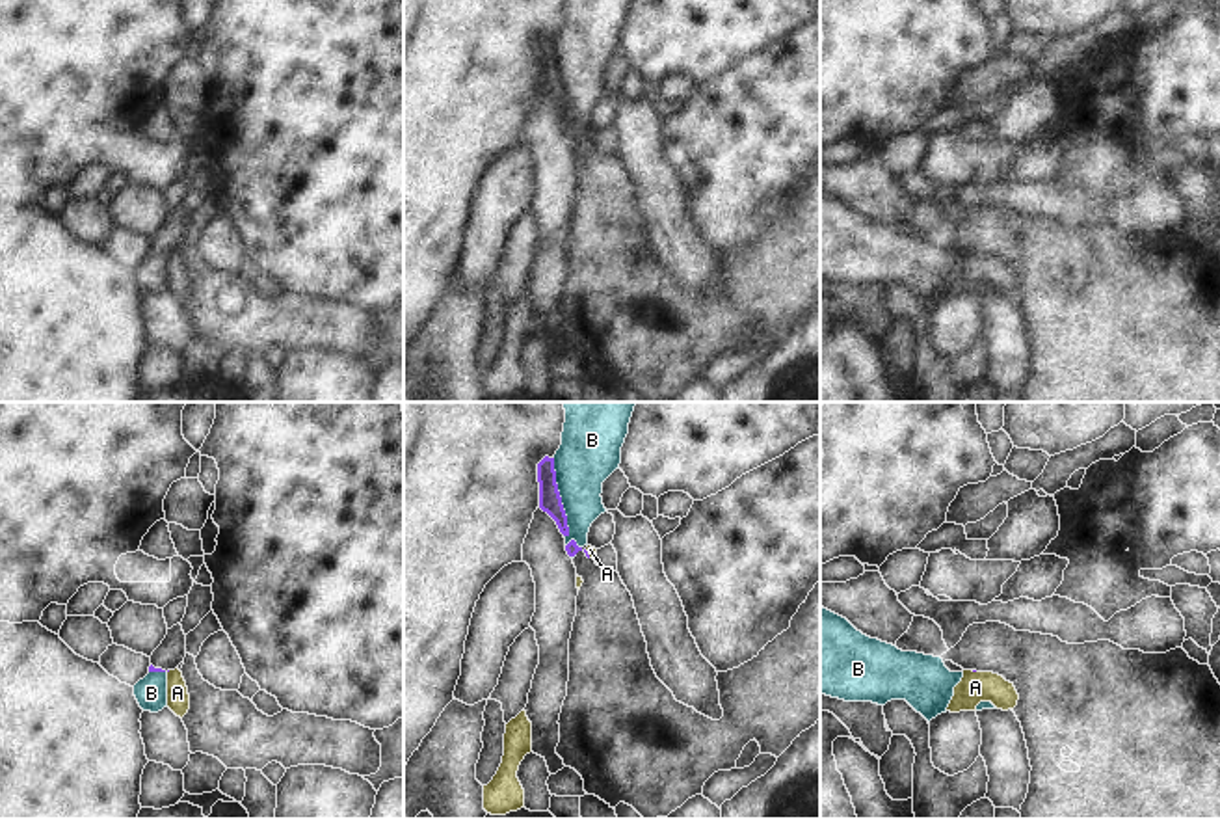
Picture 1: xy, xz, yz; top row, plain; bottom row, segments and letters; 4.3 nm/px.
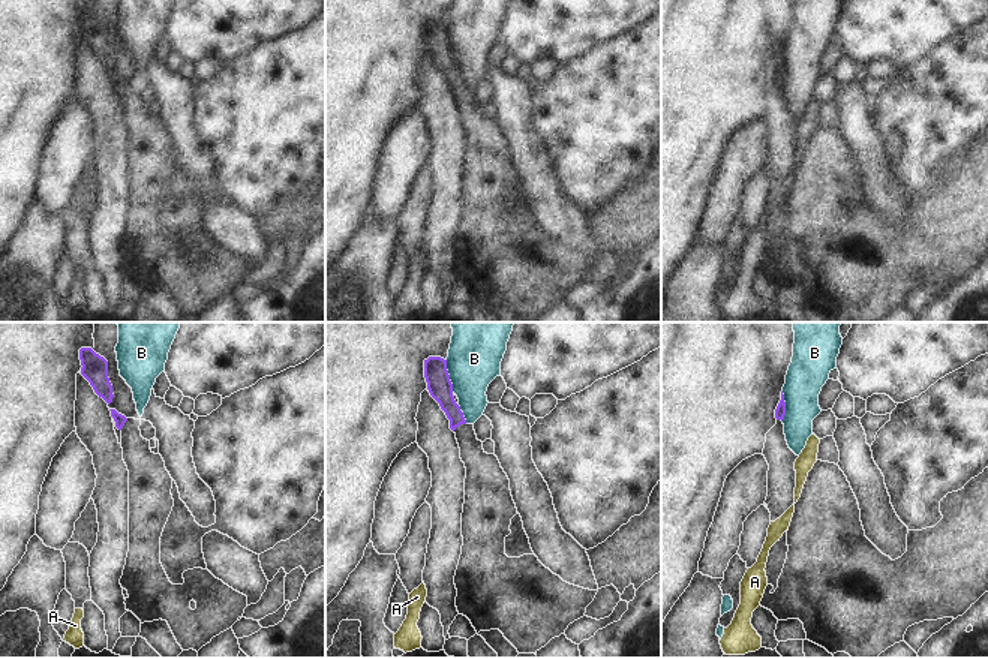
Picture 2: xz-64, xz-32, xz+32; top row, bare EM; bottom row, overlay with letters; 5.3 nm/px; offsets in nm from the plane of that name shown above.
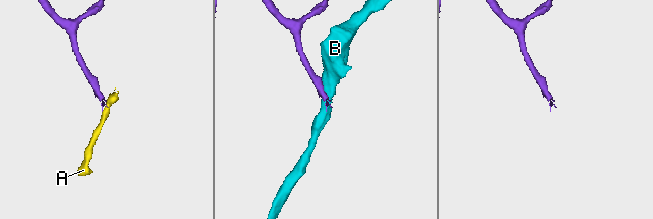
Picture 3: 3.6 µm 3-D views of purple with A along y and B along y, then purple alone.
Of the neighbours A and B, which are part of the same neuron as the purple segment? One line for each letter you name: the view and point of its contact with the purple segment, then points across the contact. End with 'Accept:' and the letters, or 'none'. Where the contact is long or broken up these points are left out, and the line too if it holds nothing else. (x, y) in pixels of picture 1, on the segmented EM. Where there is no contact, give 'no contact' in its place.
Accept: none

